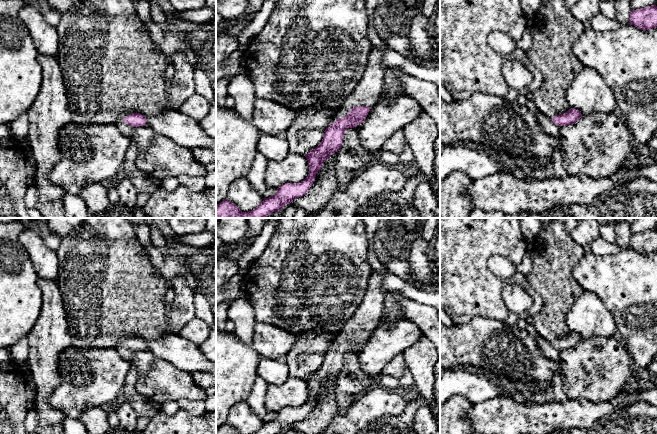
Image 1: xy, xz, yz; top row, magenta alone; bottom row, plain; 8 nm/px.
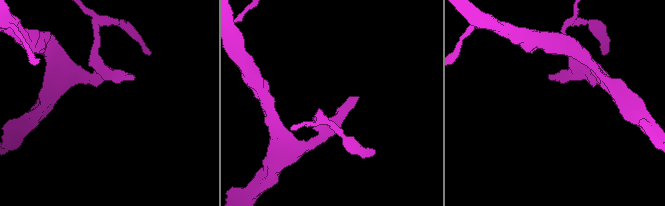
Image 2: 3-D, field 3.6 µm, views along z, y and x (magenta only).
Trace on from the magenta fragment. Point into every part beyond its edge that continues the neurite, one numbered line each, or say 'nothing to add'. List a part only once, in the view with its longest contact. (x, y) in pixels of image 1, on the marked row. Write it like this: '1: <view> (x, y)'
1: xz (368, 92)

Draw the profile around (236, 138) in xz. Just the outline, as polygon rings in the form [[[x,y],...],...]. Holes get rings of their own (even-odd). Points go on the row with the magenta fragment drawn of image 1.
[[[216,101],[216,205],[227,197],[229,186],[241,177],[246,177],[257,152],[257,142],[262,132],[252,122],[243,119],[234,109],[220,107]]]

